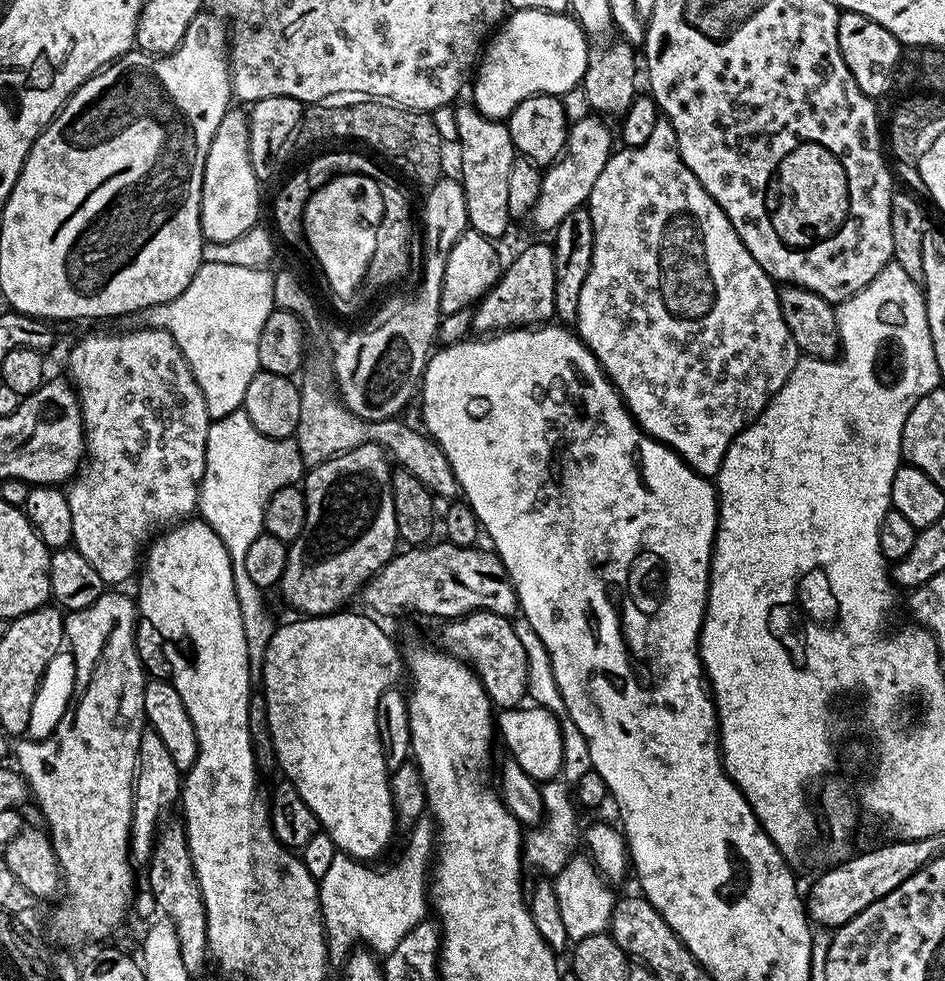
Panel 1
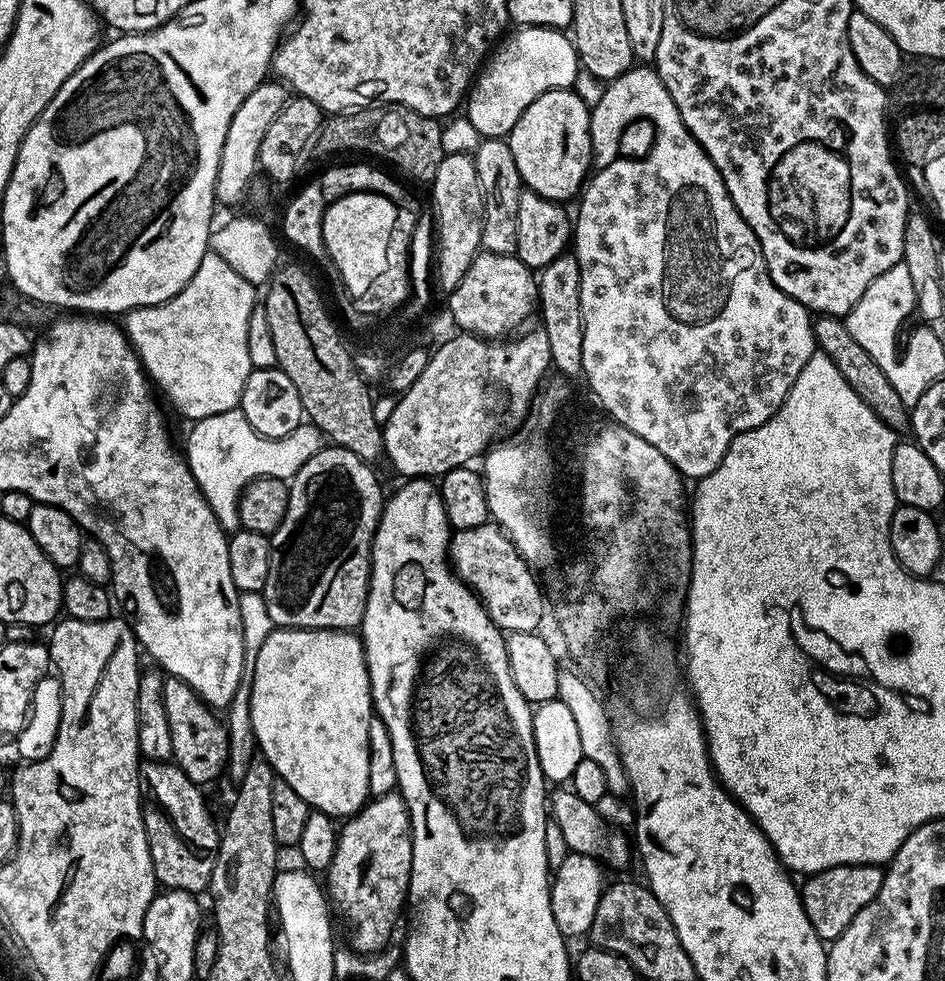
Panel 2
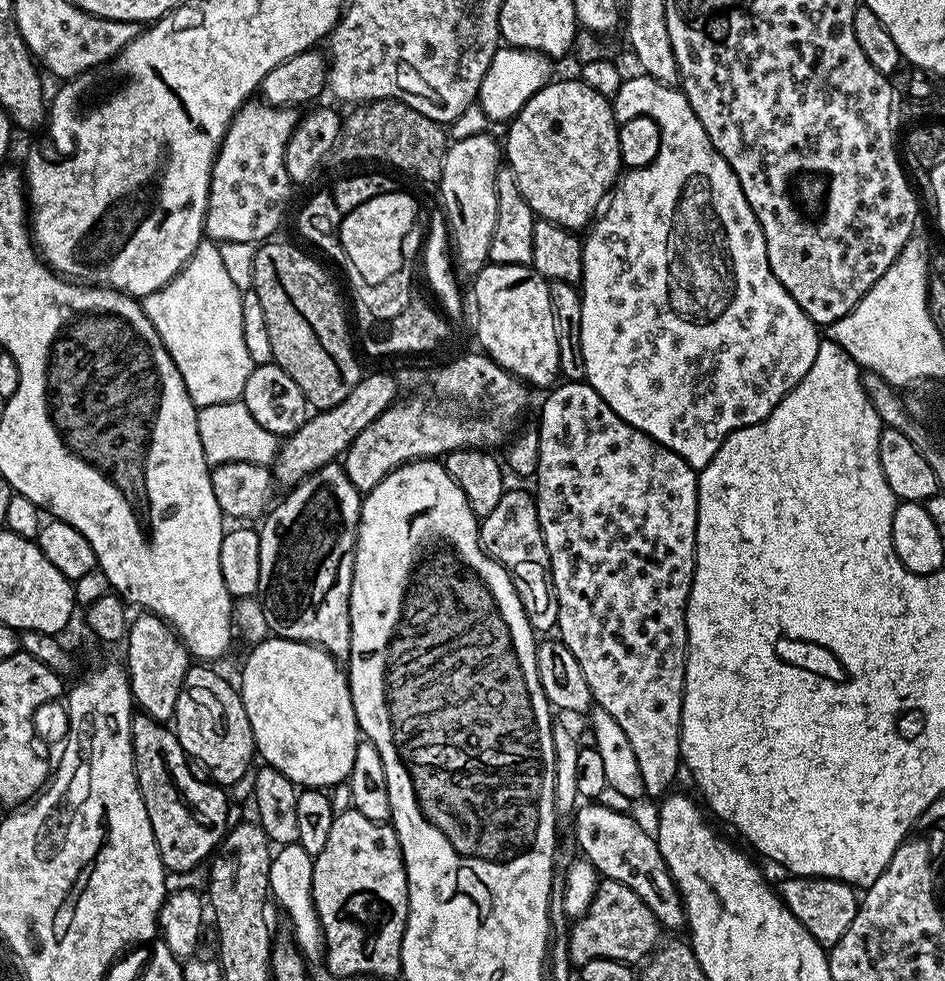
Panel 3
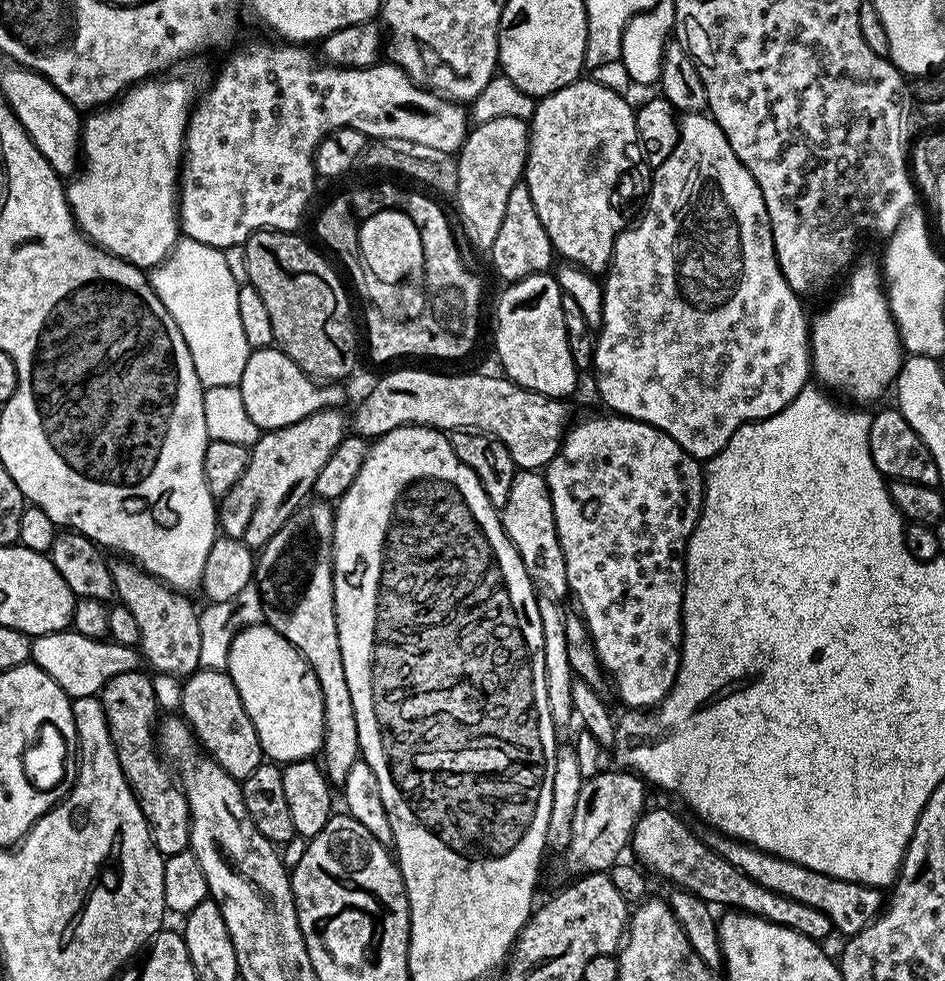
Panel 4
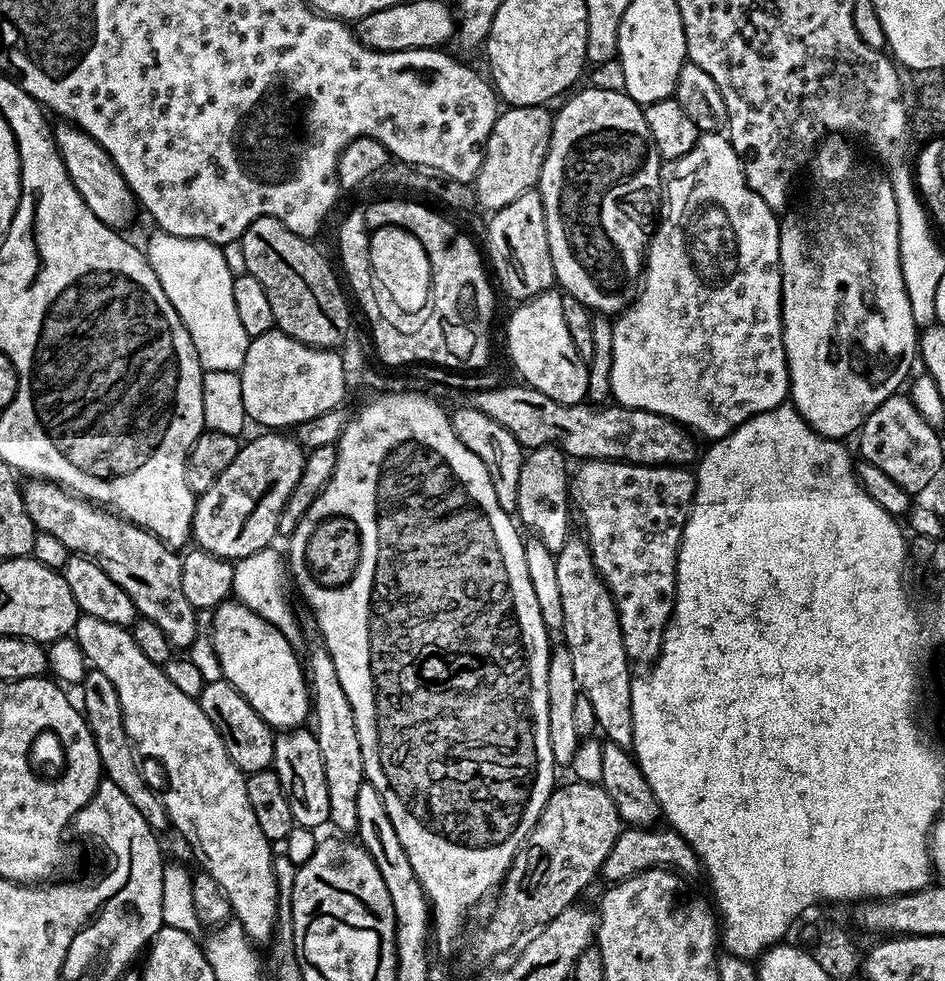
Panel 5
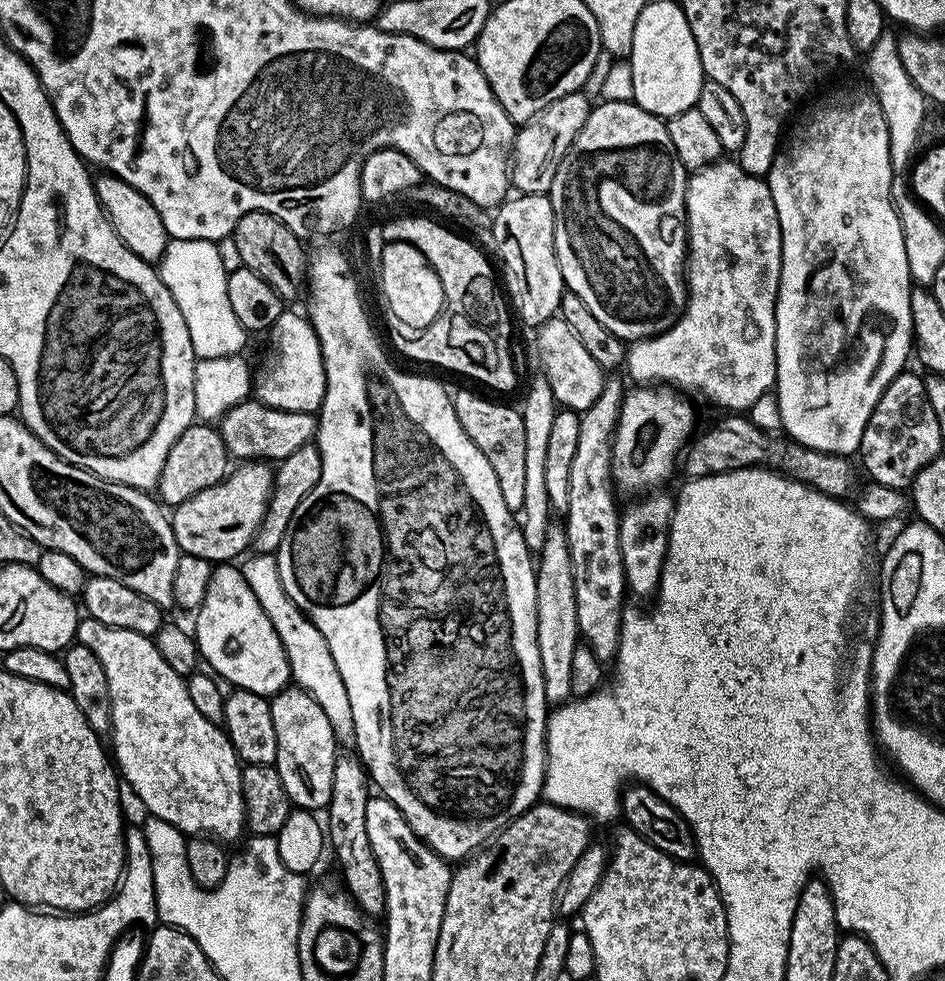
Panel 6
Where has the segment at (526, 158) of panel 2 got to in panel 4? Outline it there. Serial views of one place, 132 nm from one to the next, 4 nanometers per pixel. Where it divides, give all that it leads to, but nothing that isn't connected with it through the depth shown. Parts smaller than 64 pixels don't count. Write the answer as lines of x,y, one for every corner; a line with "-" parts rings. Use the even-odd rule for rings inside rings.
581,78
574,84
568,84
565,88
560,88
557,92
539,97
528,129
528,161
524,167
523,183
527,184
530,190
530,198
534,198
538,218
542,218
542,226
546,226
546,234
550,238
555,255
557,257
564,256
560,258
563,258
567,263
585,268
587,272
593,274
607,273
608,266
612,263
614,242
618,238
618,234
629,227
630,221
633,219
632,207
636,203
639,205
647,197
650,187
650,169
648,163
644,161
644,155
638,142
636,114
633,105
628,105
624,99
625,97
621,93
610,90
601,84
595,84
591,78

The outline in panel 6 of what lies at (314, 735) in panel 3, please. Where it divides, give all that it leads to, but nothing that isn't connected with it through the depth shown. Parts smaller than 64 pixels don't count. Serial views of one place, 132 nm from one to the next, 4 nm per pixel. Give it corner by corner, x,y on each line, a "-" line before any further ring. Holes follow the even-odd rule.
220,562
213,567
206,598
202,598
202,606
195,609
194,616
200,659
213,668
208,667
221,681
229,680
233,689
245,688
269,698
289,687
292,668
282,638
278,638
274,622
266,618
262,602
258,602
254,590
250,590
250,582
246,582
243,571
235,563

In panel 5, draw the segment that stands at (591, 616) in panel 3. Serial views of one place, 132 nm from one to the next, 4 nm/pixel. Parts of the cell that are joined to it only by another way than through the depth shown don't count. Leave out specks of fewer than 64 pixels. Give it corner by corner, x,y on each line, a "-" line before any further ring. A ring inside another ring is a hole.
586,460
579,465
581,468
571,473
570,476
570,504
575,515
584,519
583,535
588,541
588,549
594,558
594,566
598,574
604,580
608,592
614,598
614,606
618,610
618,622
622,626
622,638
626,646
626,654
633,665
651,666
656,663
662,650
664,632
668,629
668,623
672,617
672,611
676,605
676,567
678,566
678,550
680,539
684,533
684,527
688,521
688,515
694,502
696,493
695,475
687,467
673,466
671,464
628,464
624,460

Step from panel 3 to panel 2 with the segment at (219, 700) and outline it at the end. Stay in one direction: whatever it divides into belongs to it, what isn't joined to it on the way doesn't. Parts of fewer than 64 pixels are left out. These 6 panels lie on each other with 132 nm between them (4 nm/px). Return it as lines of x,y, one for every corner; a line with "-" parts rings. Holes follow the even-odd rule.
168,676
164,682
164,705
170,722
170,738
174,742
172,760
190,778
190,782
208,786
224,772
228,764
228,732
217,713
186,682

